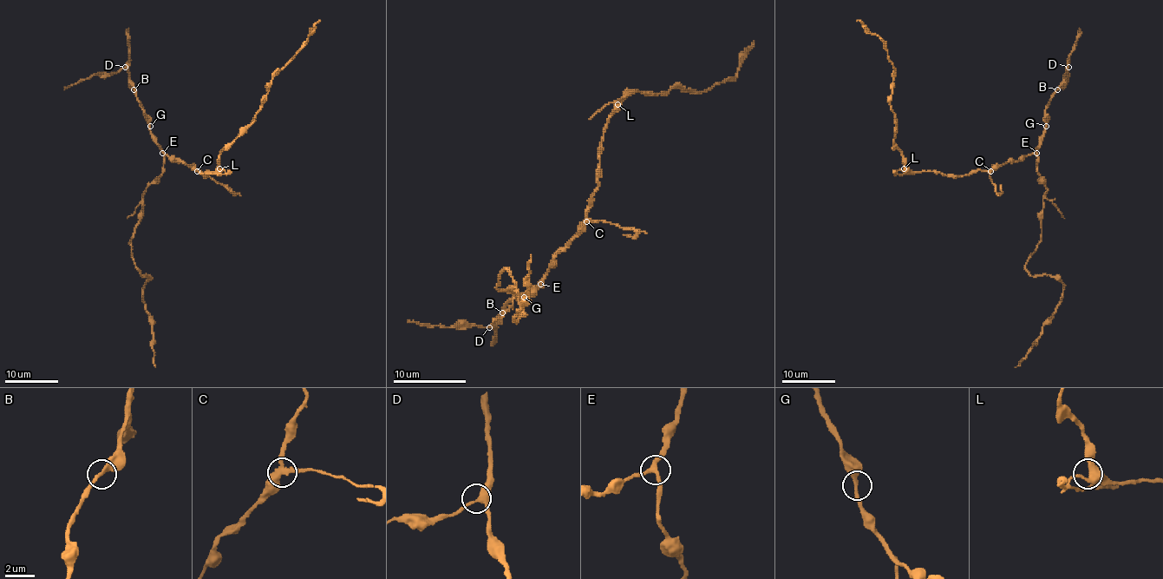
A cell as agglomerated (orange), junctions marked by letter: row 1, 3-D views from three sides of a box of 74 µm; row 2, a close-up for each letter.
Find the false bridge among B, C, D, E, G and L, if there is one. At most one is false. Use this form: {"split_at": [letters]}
{"split_at": ["C"]}

